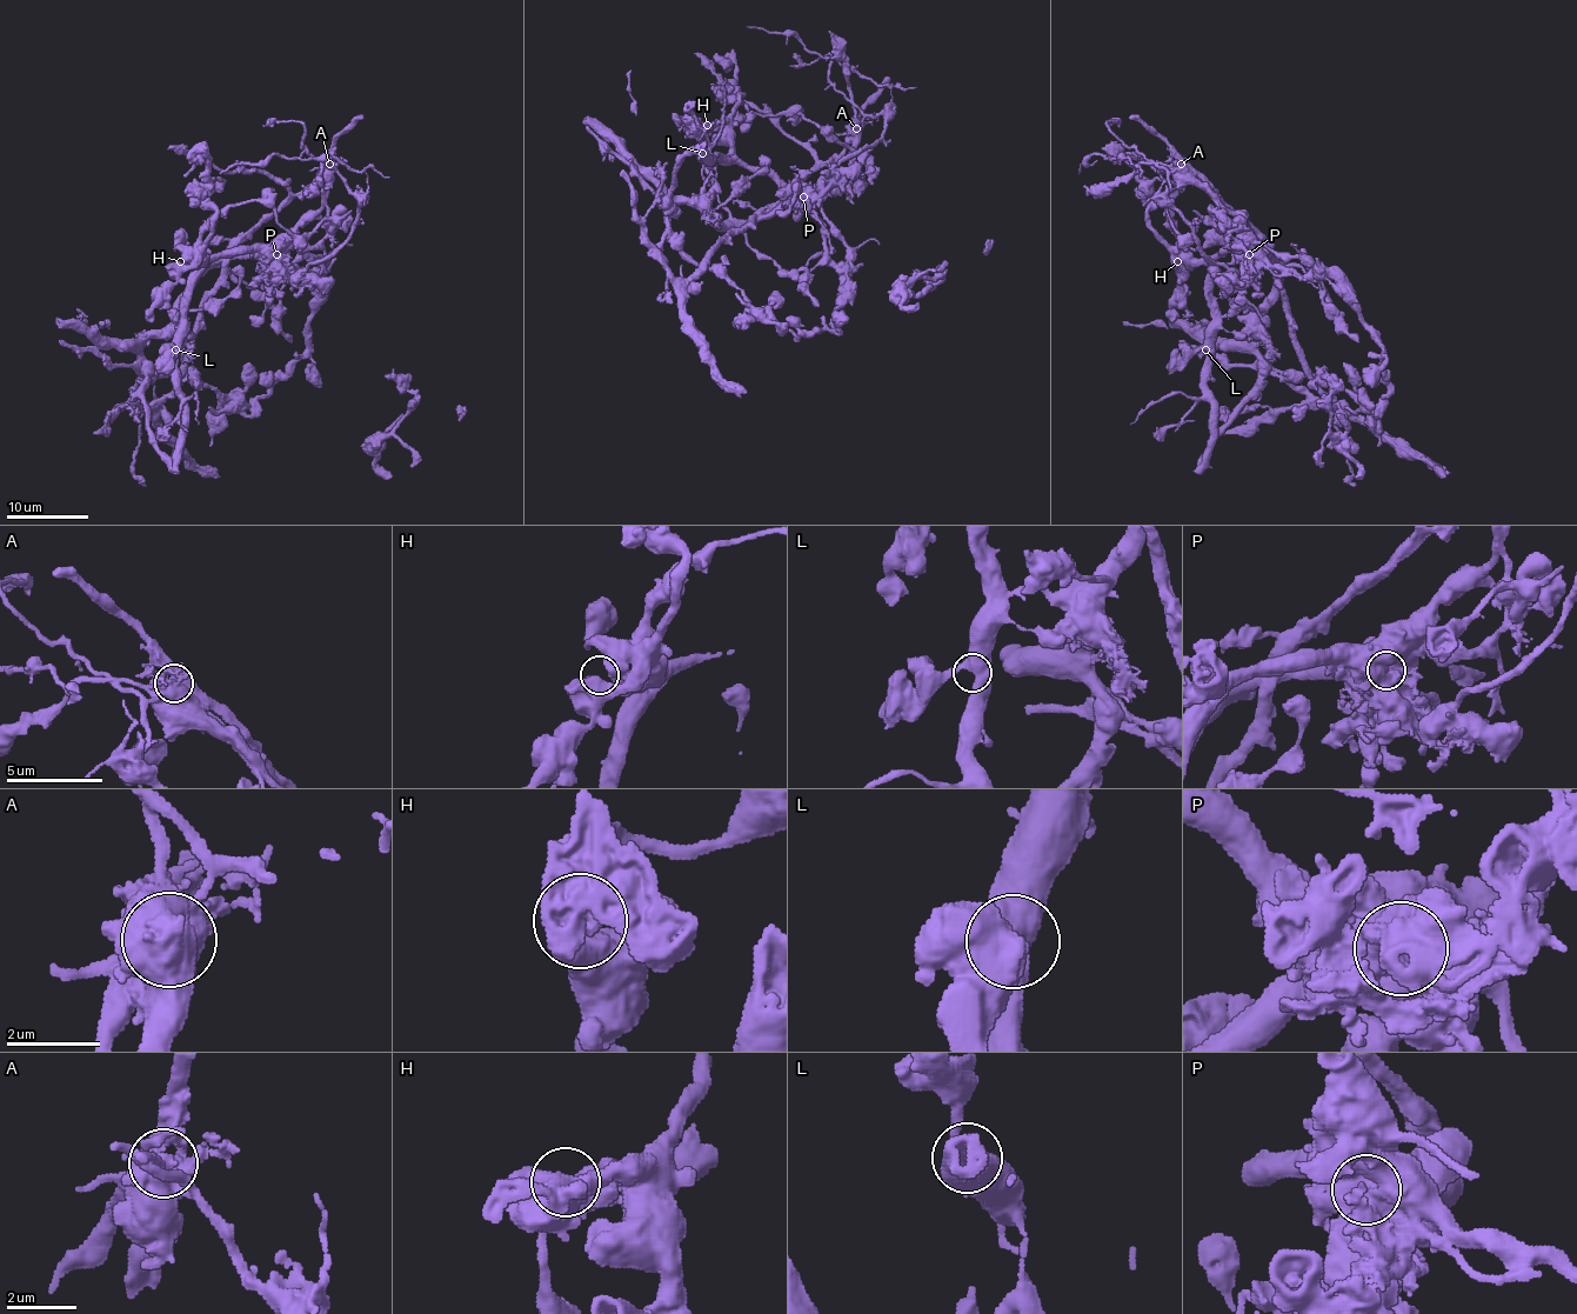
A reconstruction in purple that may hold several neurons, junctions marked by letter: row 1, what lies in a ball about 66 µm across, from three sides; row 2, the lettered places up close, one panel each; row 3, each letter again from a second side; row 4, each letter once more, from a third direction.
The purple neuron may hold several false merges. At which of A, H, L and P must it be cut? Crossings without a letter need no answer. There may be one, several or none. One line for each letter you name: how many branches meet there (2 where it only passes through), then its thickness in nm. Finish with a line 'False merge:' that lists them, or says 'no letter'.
A: Branches: 6. Thickness 700 nm
P: Branches: 1. Thickness 1250 nm
False merge: A, P

